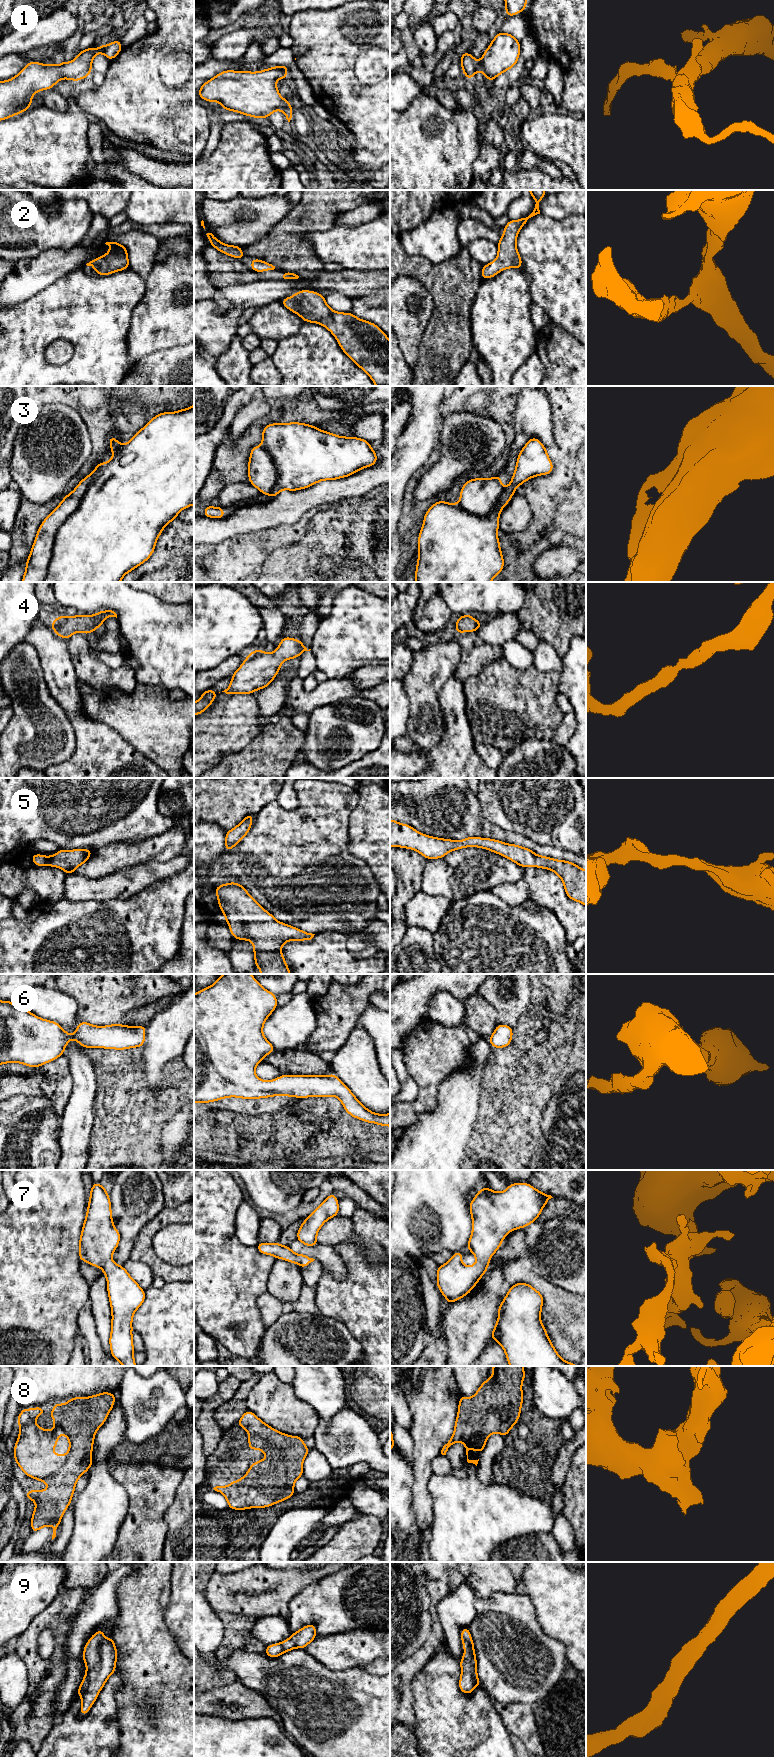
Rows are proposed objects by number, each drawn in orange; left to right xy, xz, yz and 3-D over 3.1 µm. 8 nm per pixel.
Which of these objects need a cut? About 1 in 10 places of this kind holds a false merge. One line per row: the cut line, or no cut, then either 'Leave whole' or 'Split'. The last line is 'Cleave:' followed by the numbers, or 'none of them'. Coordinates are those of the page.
1: No split. Leave whole
2: No split. Leave whole
3: Split along xy (104, 464), (85, 492), (79, 506), (59, 527), (43, 581). Split
4: No split. Leave whole
5: No split. Leave whole
6: No split. Leave whole
7: No split. Leave whole
8: No split. Leave whole
9: No split. Leave whole
Cleave: 3

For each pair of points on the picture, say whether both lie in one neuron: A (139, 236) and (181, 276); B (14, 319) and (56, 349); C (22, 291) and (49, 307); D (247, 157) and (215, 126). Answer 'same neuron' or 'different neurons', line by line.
A: different neurons
B: different neurons
C: different neurons
D: different neurons

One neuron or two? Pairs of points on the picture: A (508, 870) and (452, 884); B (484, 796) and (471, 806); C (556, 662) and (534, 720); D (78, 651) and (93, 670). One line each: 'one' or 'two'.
A: one
B: two
C: two
D: one

